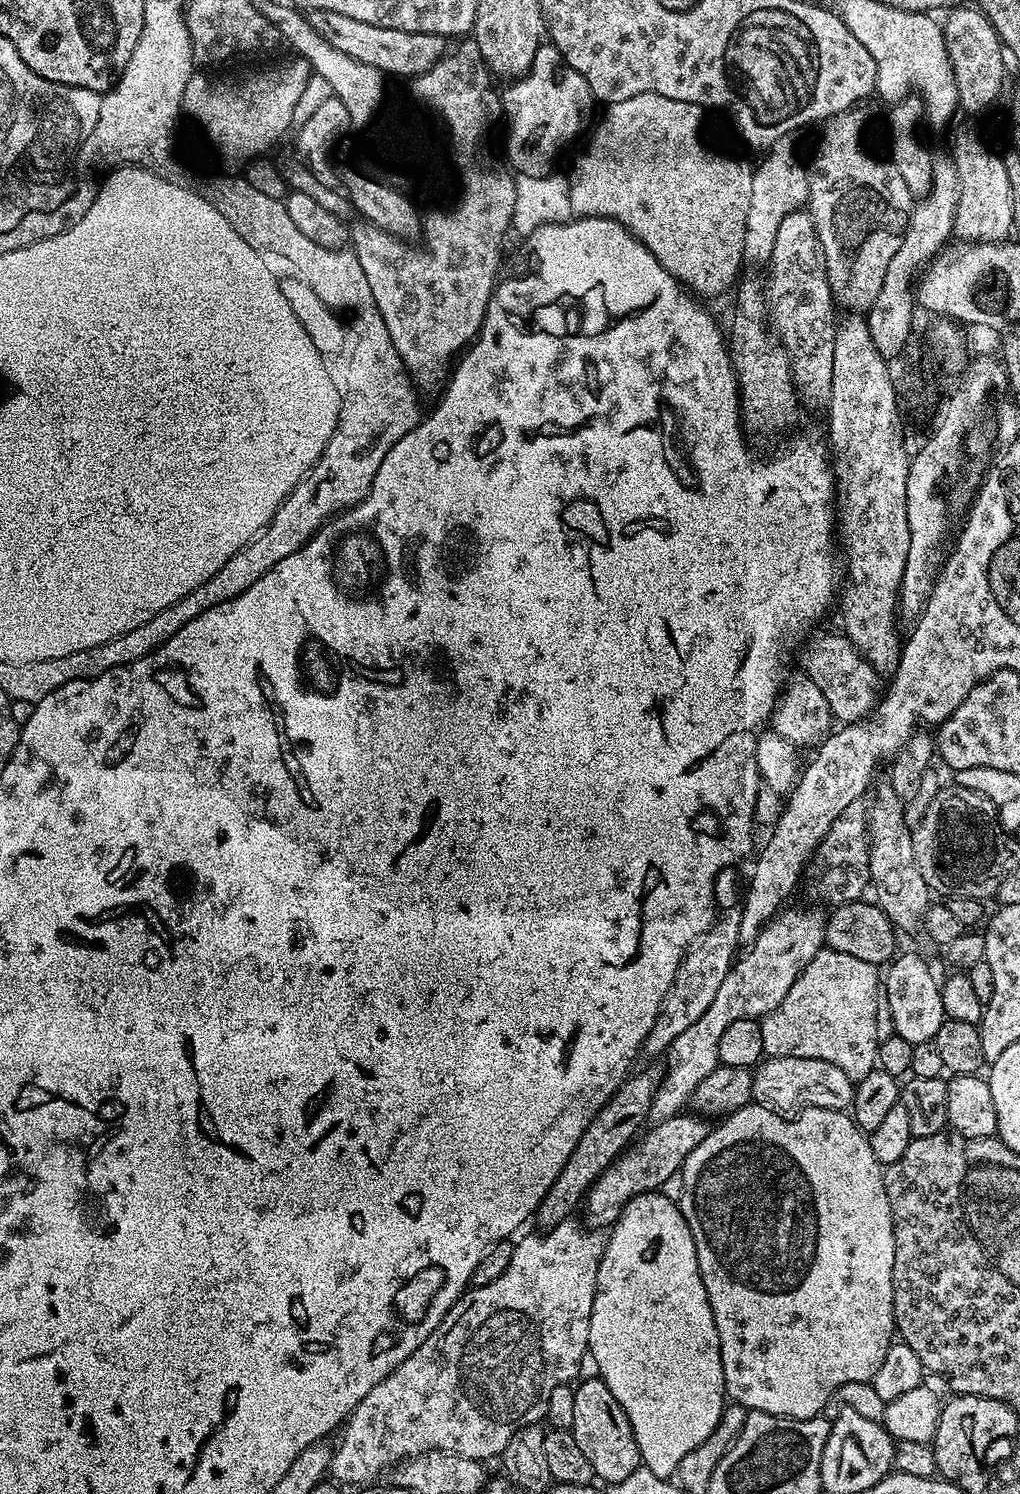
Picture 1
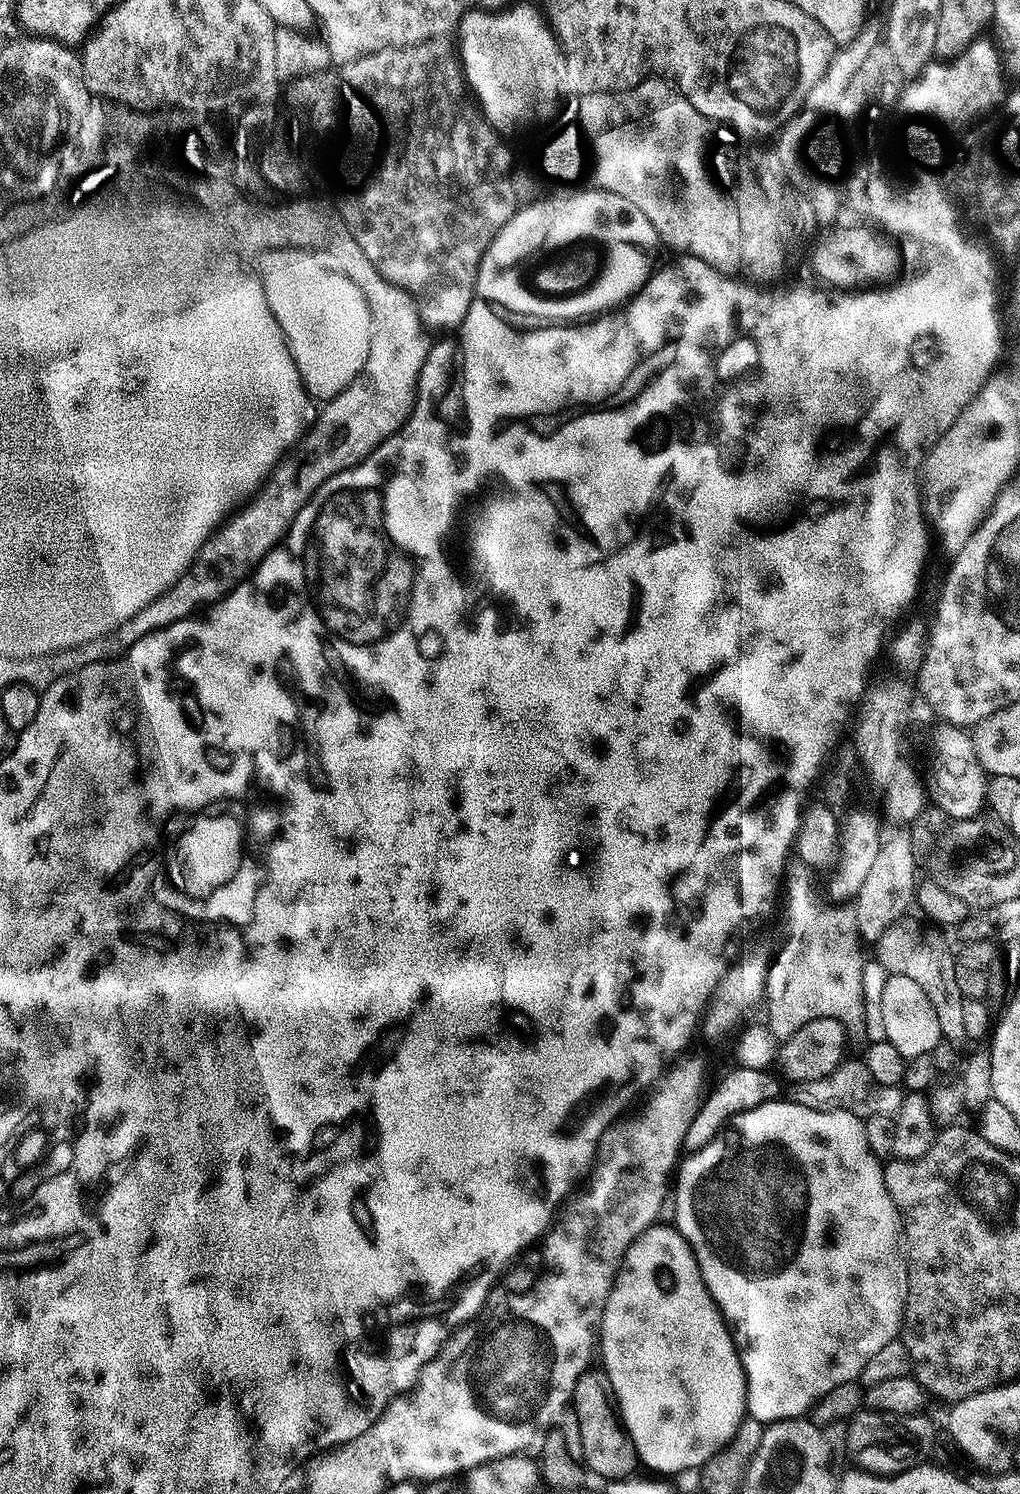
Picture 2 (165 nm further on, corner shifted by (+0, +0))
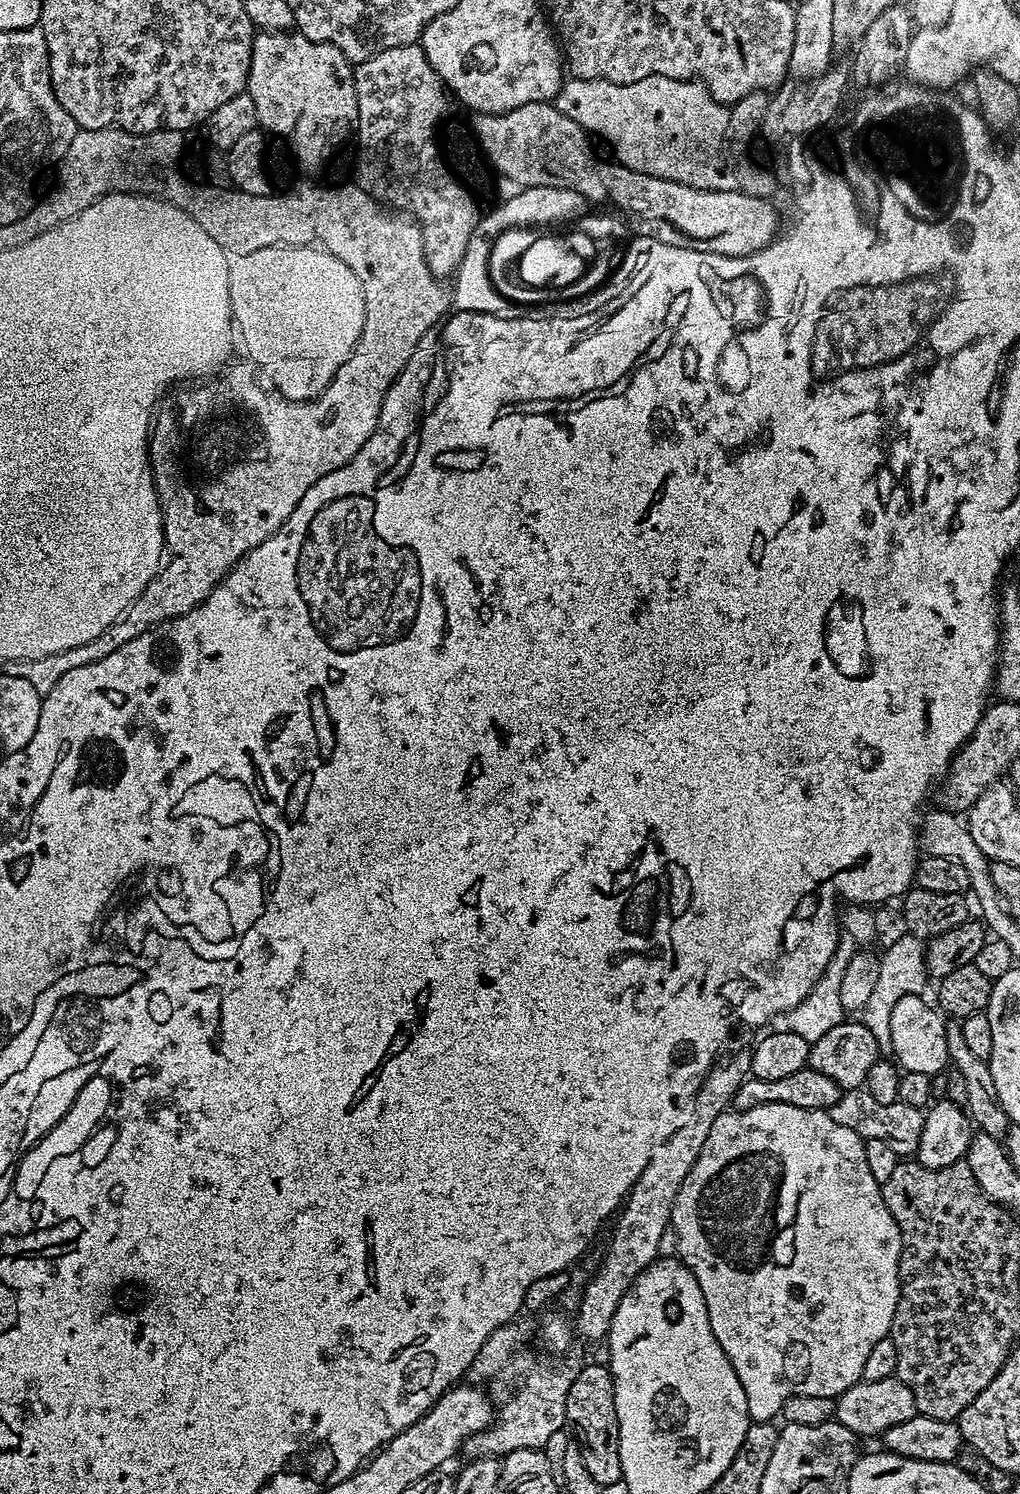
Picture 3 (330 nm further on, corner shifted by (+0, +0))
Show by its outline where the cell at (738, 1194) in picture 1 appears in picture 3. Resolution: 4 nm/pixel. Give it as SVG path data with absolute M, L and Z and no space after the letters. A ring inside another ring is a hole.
M763 1104L762 1106L754 1106L745 1112L726 1110L716 1119L714 1126L710 1126L710 1134L702 1146L702 1154L698 1154L686 1182L682 1182L682 1186L678 1190L678 1198L672 1207L672 1225L678 1232L678 1256L684 1261L684 1265L692 1271L694 1278L698 1278L698 1286L702 1286L702 1298L706 1298L706 1310L710 1314L710 1324L714 1330L714 1336L718 1338L724 1353L730 1358L730 1362L738 1374L738 1382L742 1382L742 1390L746 1390L748 1415L753 1421L768 1422L776 1418L772 1416L779 1417L783 1413L784 1403L791 1396L830 1396L835 1398L850 1386L860 1383L870 1350L874 1350L874 1346L878 1346L878 1342L885 1339L892 1331L892 1319L900 1301L900 1252L904 1248L904 1243L900 1237L898 1222L890 1214L890 1210L884 1201L882 1185L874 1178L874 1174L870 1174L870 1165L866 1162L864 1142L864 1137L854 1130L850 1130L850 1126L841 1126L840 1123L834 1122L834 1118L827 1111L819 1108L802 1110L798 1106Z

